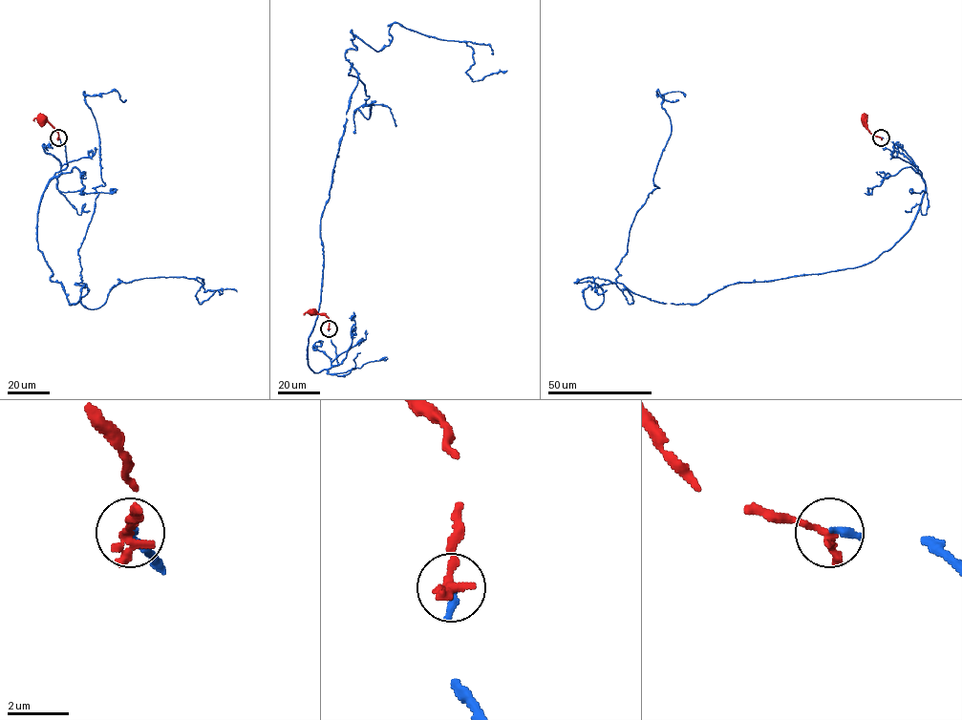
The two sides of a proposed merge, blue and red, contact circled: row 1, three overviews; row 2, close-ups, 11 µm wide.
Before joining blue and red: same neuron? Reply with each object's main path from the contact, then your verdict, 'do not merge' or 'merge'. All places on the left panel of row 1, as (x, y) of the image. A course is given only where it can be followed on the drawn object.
course blue (58, 137), (36, 242), (70, 304), (76, 283), (96, 308), (120, 281), (200, 278), (200, 304), (237, 291); course red (58, 137), (54, 128), (41, 119); do not merge

